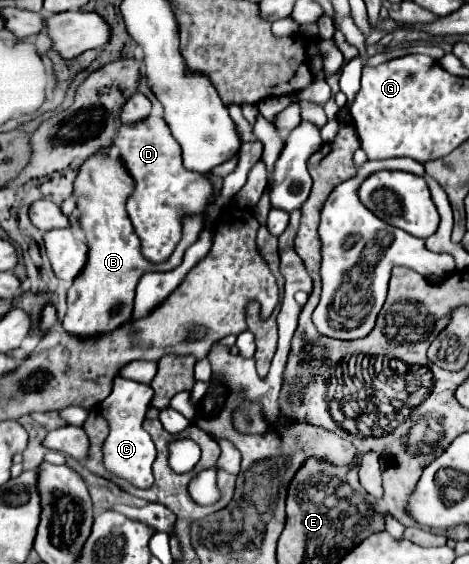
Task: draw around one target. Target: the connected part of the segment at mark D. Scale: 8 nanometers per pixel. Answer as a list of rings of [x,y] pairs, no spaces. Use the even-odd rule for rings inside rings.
[[[151,115],[137,127],[121,127],[115,147],[119,149],[121,165],[135,181],[125,209],[141,240],[143,256],[153,263],[166,261],[182,237],[183,217],[197,215],[211,201],[211,183],[205,175],[183,167],[181,147],[161,117]]]

